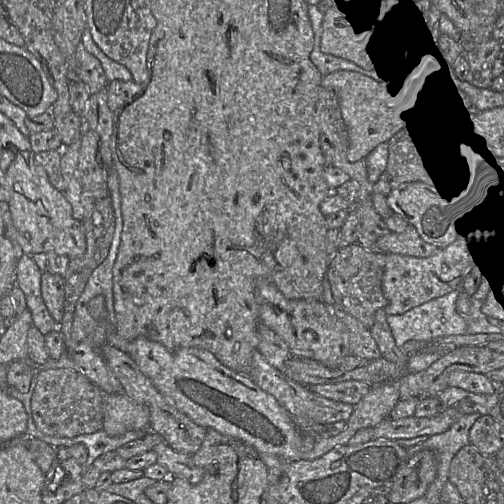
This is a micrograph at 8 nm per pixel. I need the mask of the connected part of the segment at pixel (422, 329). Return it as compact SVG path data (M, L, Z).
M465 282L459 284L457 287L451 291L437 296L421 305L418 305L404 313L401 314L389 314L388 322L391 327L396 345L401 347L408 340L417 340L431 344L435 340L450 335L460 335L460 334L475 334L475 333L492 333L503 330L501 326L495 322L491 317L491 312L484 305L484 298L478 296L478 291L476 290L475 295L470 296L470 309L467 315L467 319L462 317L457 311L457 298L459 294L465 289Z

